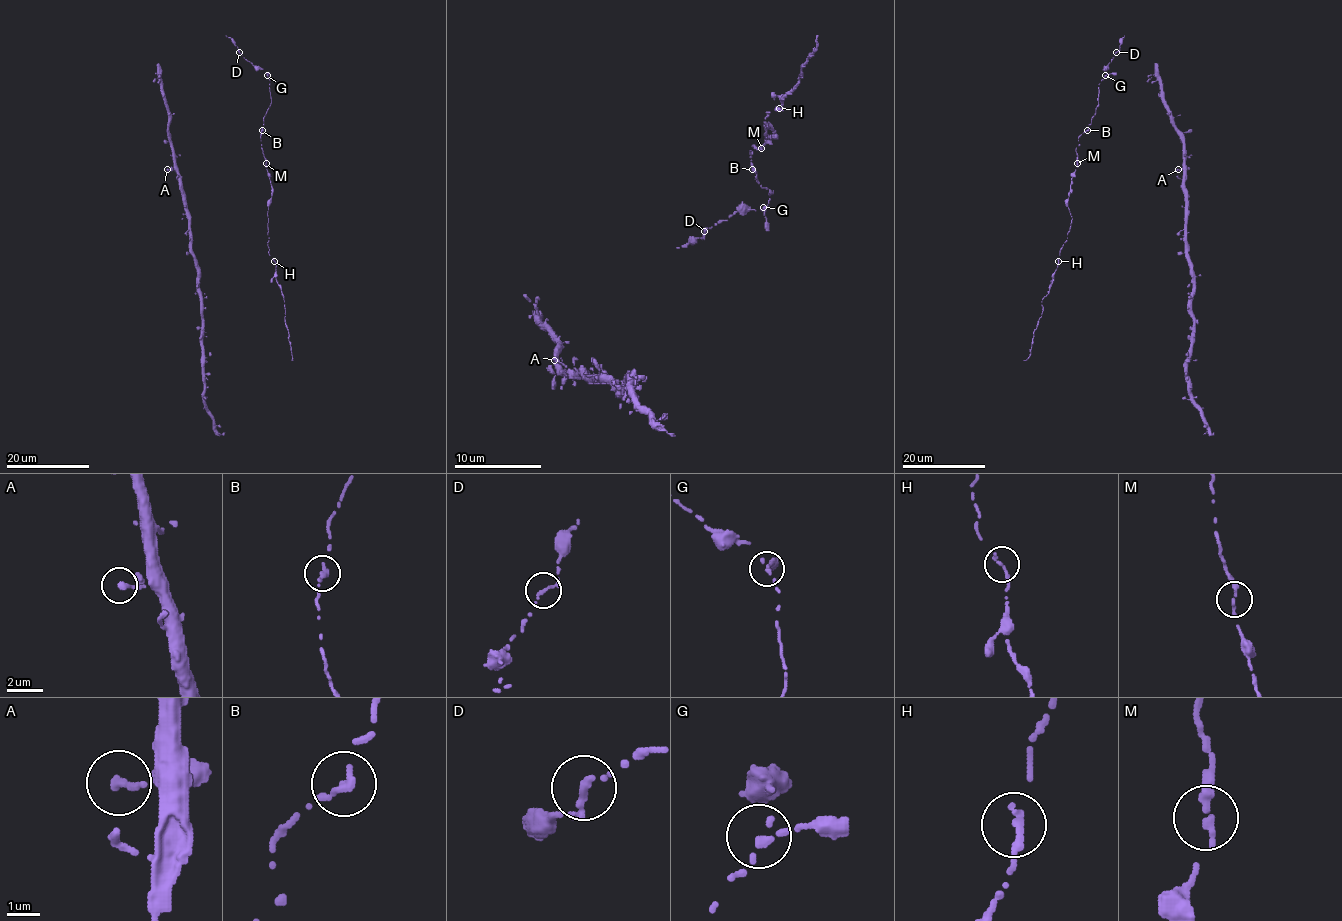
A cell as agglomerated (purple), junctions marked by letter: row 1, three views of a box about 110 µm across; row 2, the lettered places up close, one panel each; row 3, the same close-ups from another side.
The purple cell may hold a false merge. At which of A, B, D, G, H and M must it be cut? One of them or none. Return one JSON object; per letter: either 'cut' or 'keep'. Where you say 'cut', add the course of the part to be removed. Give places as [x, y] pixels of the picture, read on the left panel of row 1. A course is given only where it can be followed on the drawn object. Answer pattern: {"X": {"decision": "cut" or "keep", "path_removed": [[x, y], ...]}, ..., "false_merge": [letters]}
{"A": {"decision": "keep"}, "B": {"decision": "keep"}, "D": {"decision": "keep"}, "G": {"decision": "keep"}, "H": {"decision": "keep"}, "M": {"decision": "keep"}, "false_merge": []}

